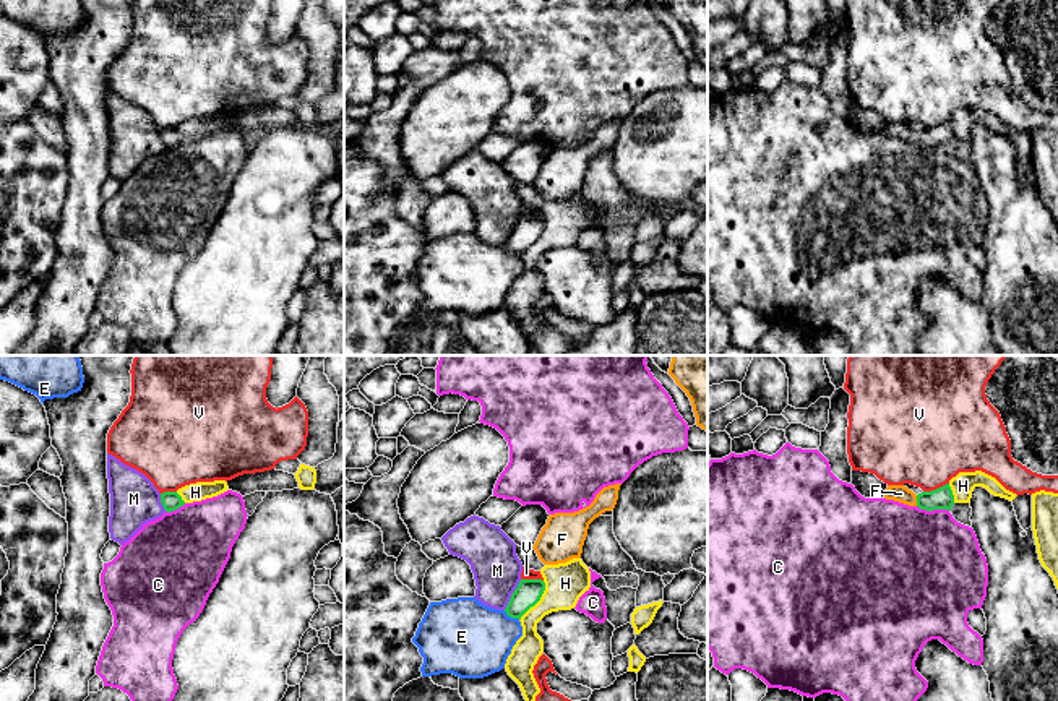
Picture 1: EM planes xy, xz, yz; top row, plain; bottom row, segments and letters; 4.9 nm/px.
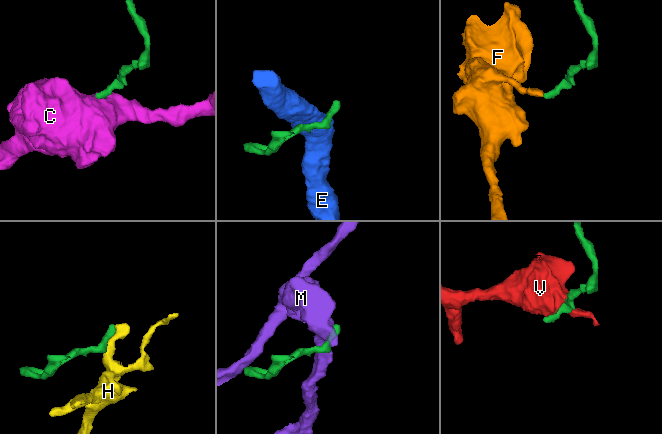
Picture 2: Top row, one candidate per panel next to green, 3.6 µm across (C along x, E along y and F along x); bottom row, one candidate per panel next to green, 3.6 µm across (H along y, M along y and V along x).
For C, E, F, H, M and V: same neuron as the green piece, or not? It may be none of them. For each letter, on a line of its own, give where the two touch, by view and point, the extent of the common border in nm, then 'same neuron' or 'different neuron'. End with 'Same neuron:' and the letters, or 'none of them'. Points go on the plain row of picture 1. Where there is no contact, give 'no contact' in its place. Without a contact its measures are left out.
C: meets green in yz at (933, 145); contact 160 nm long; different neuron
E: meets green in xz at (511, 253); contact 90 nm long; different neuron
F: meets green in yz at (917, 137); contact 60 nm long; same neuron
H: meets green in xz at (537, 237); contact 240 nm long; different neuron
M: meets green in xz at (511, 231); contact 180 nm long; different neuron
V: meets green in yz at (937, 125); contact 140 nm long; different neuron
Same neuron: F

